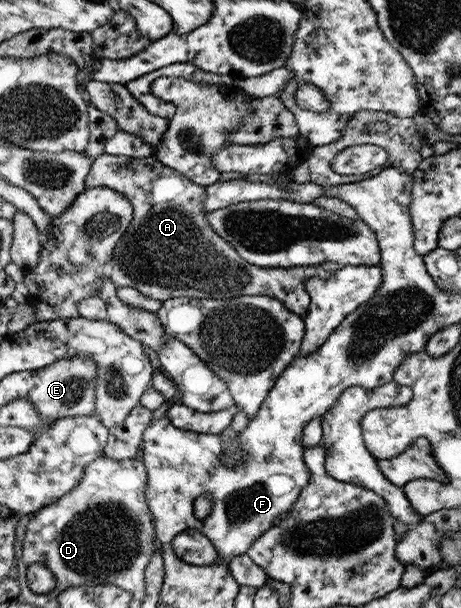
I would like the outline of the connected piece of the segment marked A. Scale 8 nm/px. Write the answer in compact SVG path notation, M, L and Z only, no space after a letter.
M101 154L92 163L91 173L87 177L87 188L107 187L127 196L134 208L134 218L125 235L120 239L112 261L108 266L108 275L117 287L134 287L142 295L161 301L174 297L203 299L229 299L239 295L265 295L281 300L297 315L304 315L311 306L312 297L309 296L304 281L307 278L318 277L329 279L330 271L321 266L295 267L257 267L241 256L236 248L223 239L208 222L208 212L204 208L204 195L207 187L195 185L181 172L175 171L168 165L161 163L155 155L144 158L133 156L116 156Z

